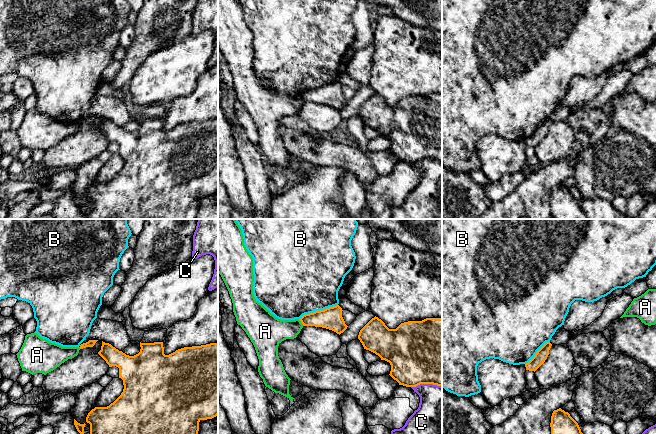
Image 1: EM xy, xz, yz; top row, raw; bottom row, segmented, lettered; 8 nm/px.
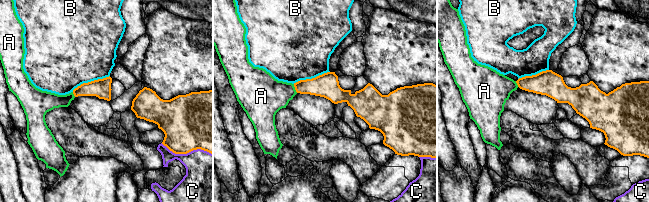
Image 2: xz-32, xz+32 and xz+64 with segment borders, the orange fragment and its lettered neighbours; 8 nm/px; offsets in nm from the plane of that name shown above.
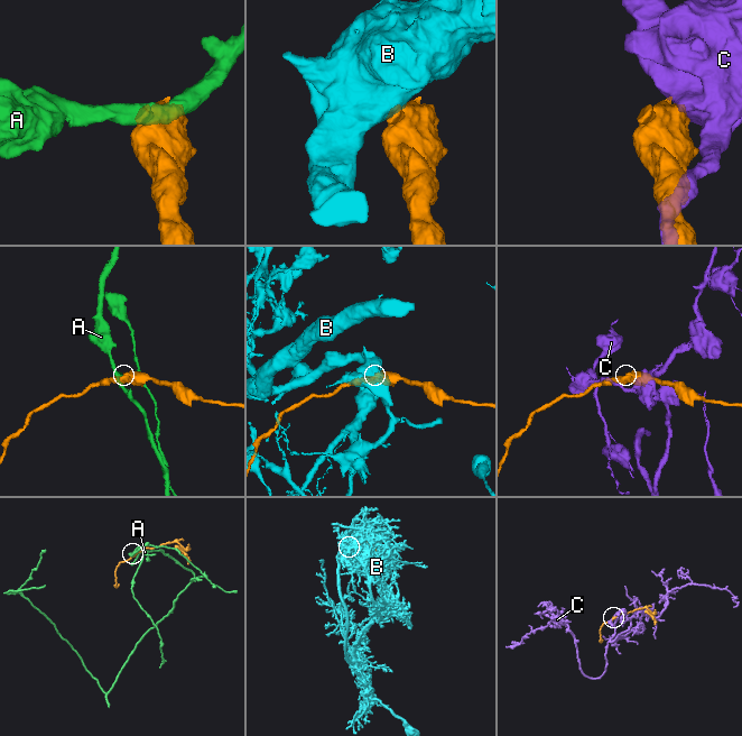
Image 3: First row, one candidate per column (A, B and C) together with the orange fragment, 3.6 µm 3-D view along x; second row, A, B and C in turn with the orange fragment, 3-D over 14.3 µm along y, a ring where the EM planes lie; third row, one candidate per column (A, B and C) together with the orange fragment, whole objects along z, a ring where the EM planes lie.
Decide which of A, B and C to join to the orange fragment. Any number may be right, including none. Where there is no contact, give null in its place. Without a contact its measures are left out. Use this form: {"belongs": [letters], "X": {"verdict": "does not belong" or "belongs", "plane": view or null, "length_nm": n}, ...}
{"belongs": [], "A": {"verdict": "does not belong", "plane": "xz", "length_nm": 70}, "B": {"verdict": "does not belong", "plane": "xz", "length_nm": 340}, "C": {"verdict": "does not belong", "plane": "xz", "length_nm": 240}}

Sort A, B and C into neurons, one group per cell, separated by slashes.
A / B / C

